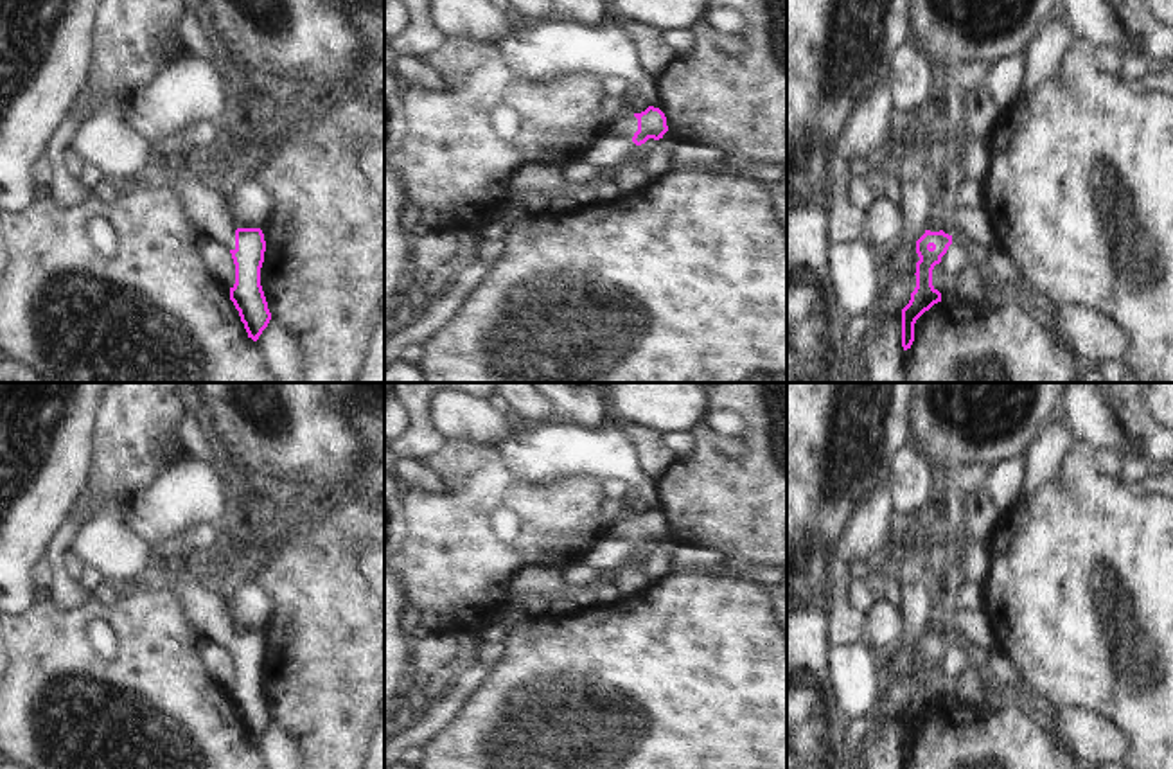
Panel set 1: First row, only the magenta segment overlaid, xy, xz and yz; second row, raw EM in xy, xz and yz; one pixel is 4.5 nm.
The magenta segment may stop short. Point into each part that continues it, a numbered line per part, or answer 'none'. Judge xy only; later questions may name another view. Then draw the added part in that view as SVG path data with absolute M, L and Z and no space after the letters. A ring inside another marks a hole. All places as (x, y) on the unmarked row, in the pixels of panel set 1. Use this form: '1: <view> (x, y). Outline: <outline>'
1: xy (205, 609). Outline: M180 575L174 579L171 589L176 593L181 613L194 631L203 632L208 641L223 645L228 652L235 652L237 629L228 620L223 593L212 591L199 582L189 582Z

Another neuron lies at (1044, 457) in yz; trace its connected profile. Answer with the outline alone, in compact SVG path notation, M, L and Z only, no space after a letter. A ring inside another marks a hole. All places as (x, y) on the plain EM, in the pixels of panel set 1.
M1058 408L1042 426L1024 455L1022 499L1049 480L1058 478L1072 440L1072 429L1065 422L1063 410Z

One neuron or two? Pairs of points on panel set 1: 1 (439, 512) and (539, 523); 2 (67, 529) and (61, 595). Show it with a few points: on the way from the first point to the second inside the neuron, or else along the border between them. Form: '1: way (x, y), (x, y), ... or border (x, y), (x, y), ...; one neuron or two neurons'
1: way (464, 505), (473, 496), (514, 498); one neuron
2: way (58, 545), (60, 579); one neuron

